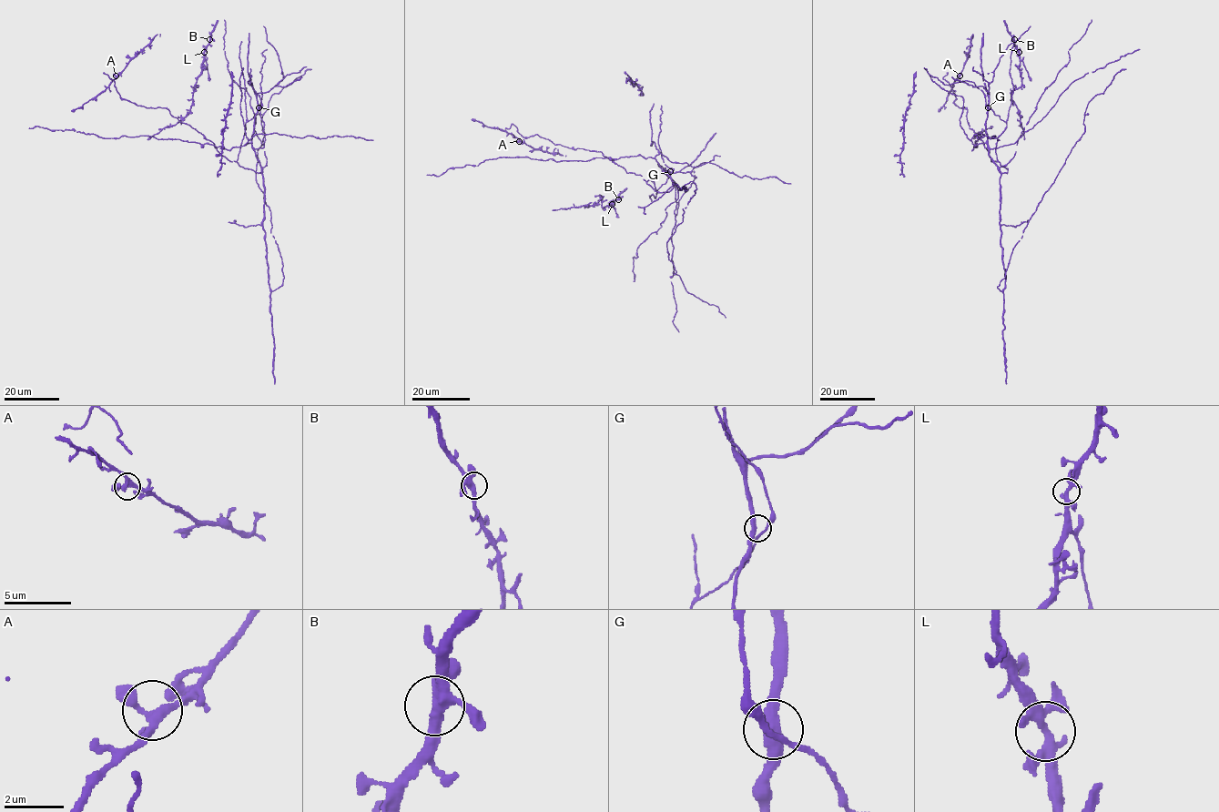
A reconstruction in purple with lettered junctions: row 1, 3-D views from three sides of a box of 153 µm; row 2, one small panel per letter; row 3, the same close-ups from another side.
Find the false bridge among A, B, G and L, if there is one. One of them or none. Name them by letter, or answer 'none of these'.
none of these

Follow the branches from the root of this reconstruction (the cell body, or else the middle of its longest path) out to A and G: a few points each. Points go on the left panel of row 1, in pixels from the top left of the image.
A: (263, 225), (261, 173), (228, 160), (212, 142), (167, 109), (146, 107), (123, 99), (110, 85), (116, 76)
G: (263, 225), (262, 167), (252, 146), (253, 122), (259, 107)

